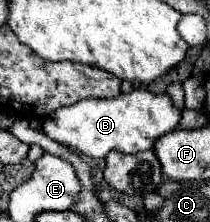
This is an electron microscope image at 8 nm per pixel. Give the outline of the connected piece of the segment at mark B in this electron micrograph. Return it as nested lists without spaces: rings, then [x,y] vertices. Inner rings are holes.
[[[148,90],[120,92],[114,100],[80,100],[74,106],[56,110],[46,122],[44,132],[60,142],[76,148],[80,154],[90,158],[106,158],[110,150],[120,150],[122,154],[136,154],[150,150],[158,136],[164,136],[180,124],[182,110],[174,106],[168,94],[154,94]],[[174,118],[174,124],[172,124]]]

